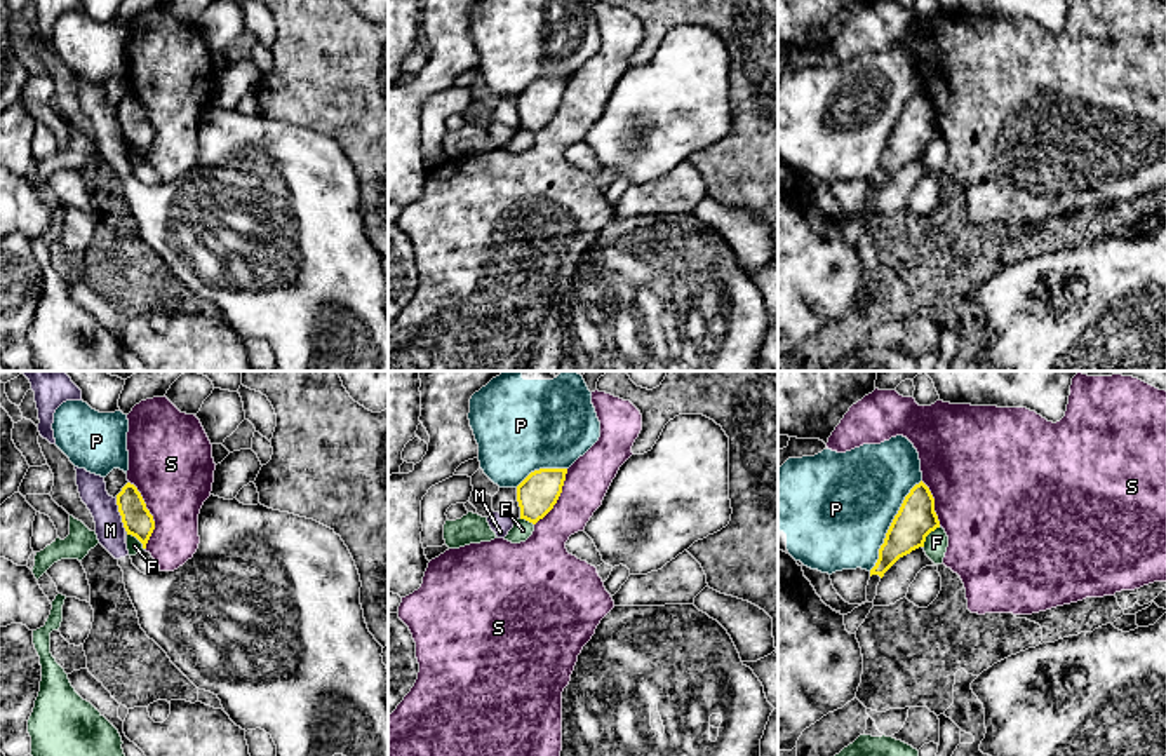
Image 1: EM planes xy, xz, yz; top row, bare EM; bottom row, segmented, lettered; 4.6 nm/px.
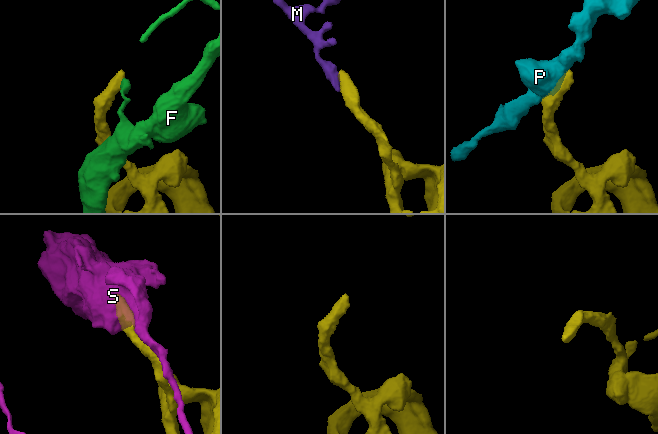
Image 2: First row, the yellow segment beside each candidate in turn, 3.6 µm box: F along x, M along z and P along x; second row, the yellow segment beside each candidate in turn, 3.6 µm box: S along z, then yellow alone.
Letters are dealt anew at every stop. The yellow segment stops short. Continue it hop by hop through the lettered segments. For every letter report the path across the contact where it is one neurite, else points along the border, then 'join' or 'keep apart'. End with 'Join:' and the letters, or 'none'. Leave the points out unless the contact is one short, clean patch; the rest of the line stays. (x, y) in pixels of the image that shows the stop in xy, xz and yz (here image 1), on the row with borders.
F: keep apart
M: border xy (115, 499), (126, 530); keep apart
P: keep apart
S: keep apart
Join: none

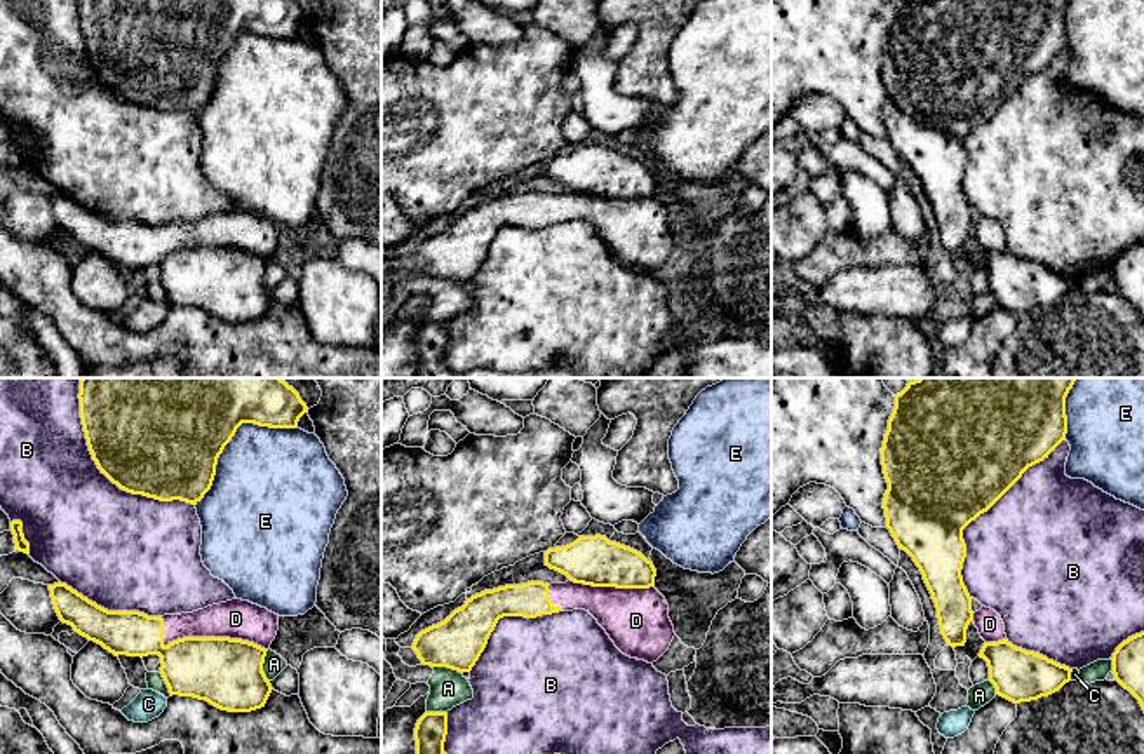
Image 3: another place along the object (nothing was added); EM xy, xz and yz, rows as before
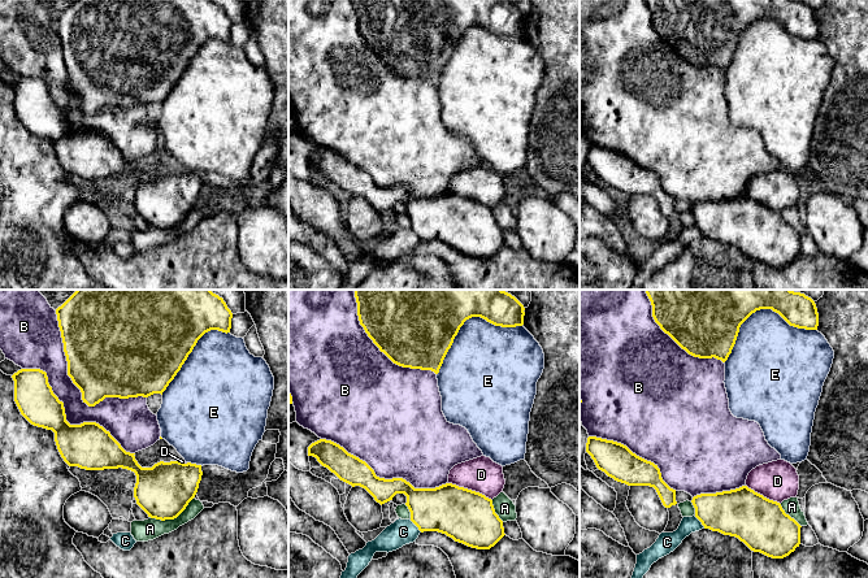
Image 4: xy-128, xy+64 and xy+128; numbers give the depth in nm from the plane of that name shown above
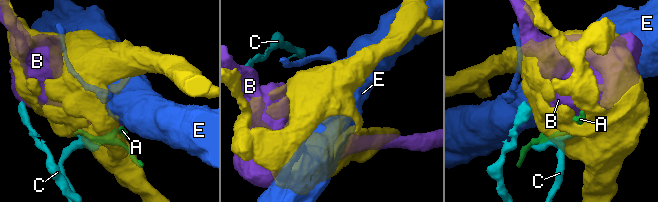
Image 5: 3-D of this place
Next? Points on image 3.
A: keep apart
B: keep apart
C: border yz (1073, 669), (1069, 679); keep apart
D: join
E: keep apart
Join: D

